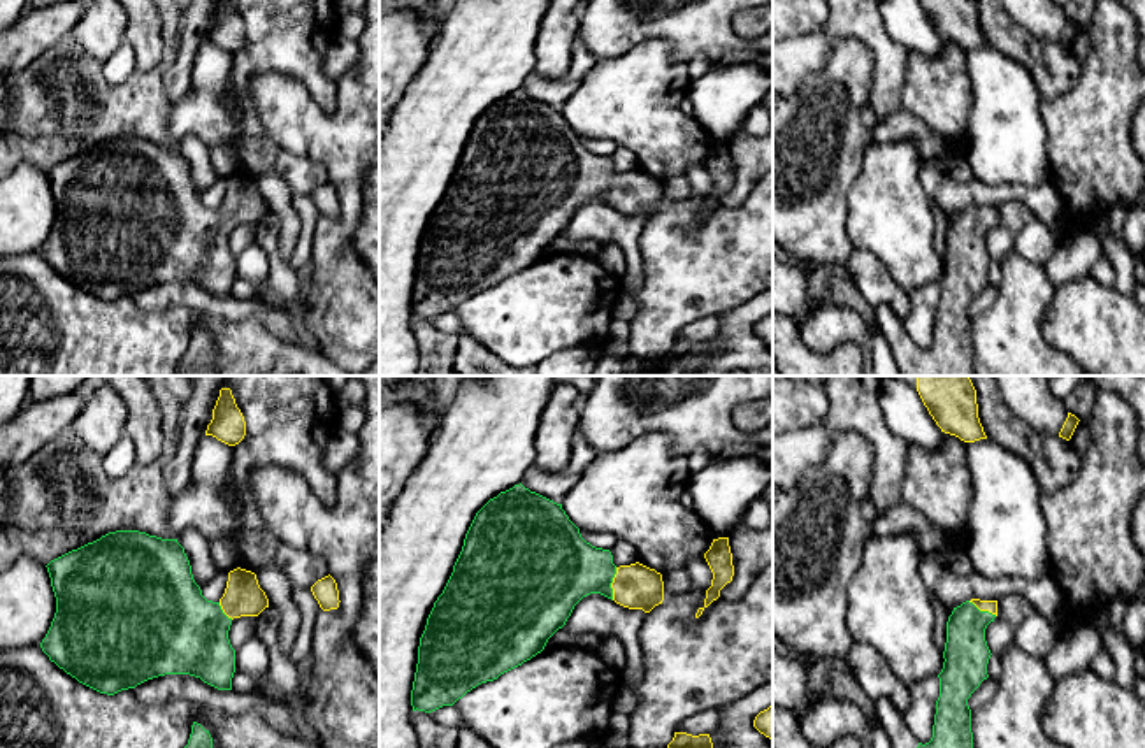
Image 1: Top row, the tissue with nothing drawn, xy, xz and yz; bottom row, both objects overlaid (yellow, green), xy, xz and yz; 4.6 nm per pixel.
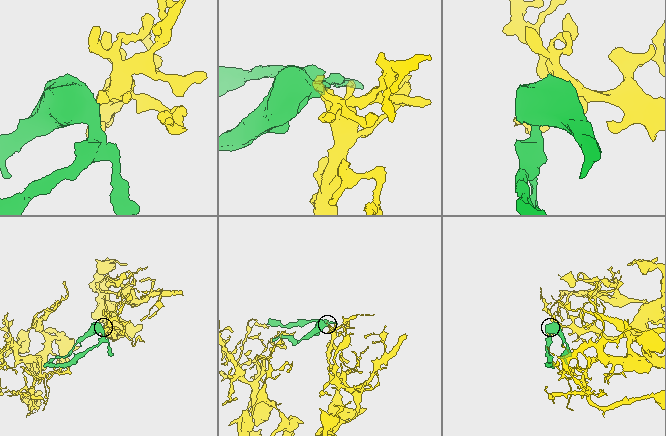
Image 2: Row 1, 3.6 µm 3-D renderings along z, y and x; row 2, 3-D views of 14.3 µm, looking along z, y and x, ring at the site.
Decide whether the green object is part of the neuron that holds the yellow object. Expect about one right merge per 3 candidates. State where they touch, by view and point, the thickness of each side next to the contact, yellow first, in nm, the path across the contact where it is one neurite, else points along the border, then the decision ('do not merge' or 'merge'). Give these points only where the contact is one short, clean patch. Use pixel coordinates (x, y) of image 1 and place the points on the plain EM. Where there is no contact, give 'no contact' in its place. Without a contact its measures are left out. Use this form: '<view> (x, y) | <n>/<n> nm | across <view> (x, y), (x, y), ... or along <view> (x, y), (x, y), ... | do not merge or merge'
xz (612, 190) | 200/340 nm | across xz (636, 194), (612, 190), (590, 176), (559, 176) | merge

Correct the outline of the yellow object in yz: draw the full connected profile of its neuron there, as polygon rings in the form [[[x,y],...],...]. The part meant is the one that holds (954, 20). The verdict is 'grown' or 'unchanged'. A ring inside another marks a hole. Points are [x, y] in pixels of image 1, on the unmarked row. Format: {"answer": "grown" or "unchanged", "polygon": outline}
{"answer": "unchanged", "polygon": [[[918,0],[941,39],[964,49],[987,46],[978,25],[976,0]]]}

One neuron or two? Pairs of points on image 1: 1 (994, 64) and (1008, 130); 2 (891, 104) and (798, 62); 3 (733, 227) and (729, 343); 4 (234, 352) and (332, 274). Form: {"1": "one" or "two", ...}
{"1": "one", "2": "one", "3": "two", "4": "two"}

